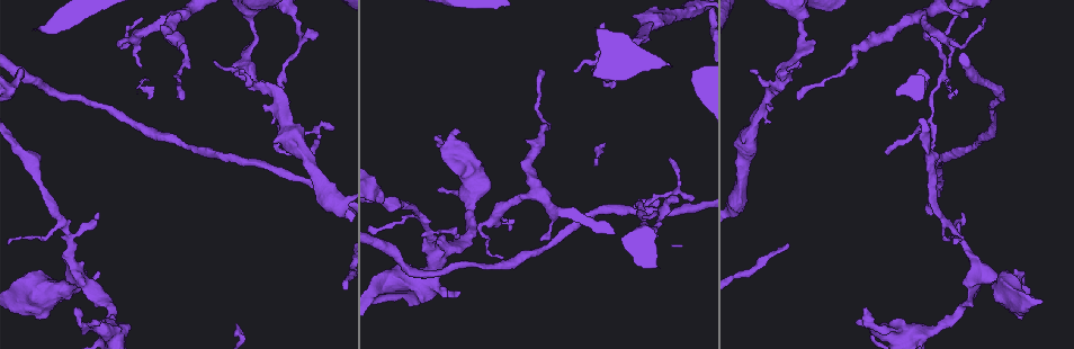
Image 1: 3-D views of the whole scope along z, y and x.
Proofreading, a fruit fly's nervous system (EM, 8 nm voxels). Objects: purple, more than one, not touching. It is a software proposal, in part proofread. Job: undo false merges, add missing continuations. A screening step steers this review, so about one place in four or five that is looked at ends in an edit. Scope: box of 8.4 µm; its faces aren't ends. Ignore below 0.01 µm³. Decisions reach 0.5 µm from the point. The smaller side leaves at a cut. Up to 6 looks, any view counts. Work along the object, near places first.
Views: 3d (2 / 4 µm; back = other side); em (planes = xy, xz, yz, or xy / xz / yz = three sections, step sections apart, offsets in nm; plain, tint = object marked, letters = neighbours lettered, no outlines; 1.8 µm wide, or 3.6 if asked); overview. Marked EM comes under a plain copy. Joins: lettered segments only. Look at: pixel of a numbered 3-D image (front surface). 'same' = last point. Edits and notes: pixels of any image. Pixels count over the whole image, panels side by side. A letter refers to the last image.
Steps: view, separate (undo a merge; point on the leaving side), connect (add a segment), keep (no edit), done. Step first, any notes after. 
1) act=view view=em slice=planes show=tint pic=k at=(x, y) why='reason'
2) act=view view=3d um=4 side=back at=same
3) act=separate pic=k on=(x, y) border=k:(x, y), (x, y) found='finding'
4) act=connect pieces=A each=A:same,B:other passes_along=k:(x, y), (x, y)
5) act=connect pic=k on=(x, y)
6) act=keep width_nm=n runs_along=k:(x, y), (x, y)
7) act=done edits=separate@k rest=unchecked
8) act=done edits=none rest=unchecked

act=view view=em slice=xz step=4 show=letters pic=1 at=(181, 99) why='tapers out'

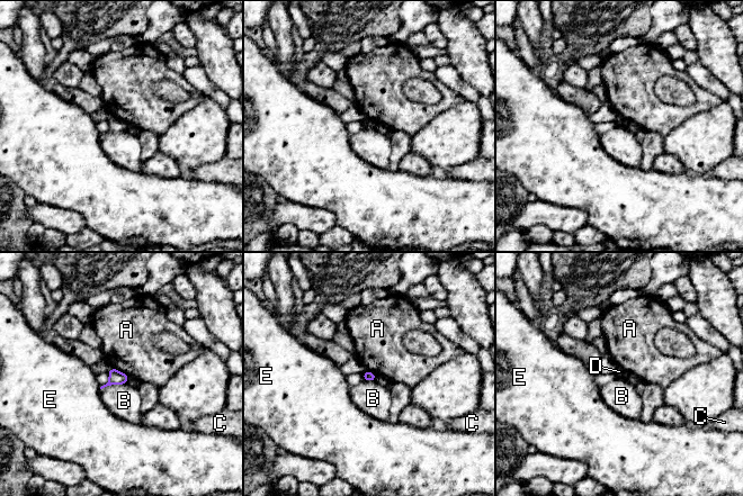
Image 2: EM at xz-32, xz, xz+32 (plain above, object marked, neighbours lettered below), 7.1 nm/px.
act=keep each=A:other,B:other,C:other,D:other,E:other border=2:(126, 382), (105, 386), (100, 389) found='none of them fits'

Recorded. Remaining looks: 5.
act=view view=3d um=4 side=back pic=1 at=(601, 24) why='free end'

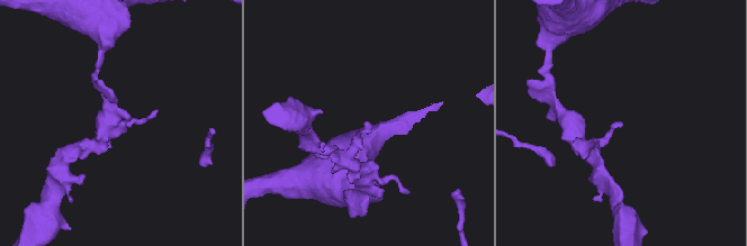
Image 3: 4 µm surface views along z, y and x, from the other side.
act=view view=em um=3.6 slice=yz step=16 show=letters pic=3 at=(367, 124) why='shape alone is not enough'

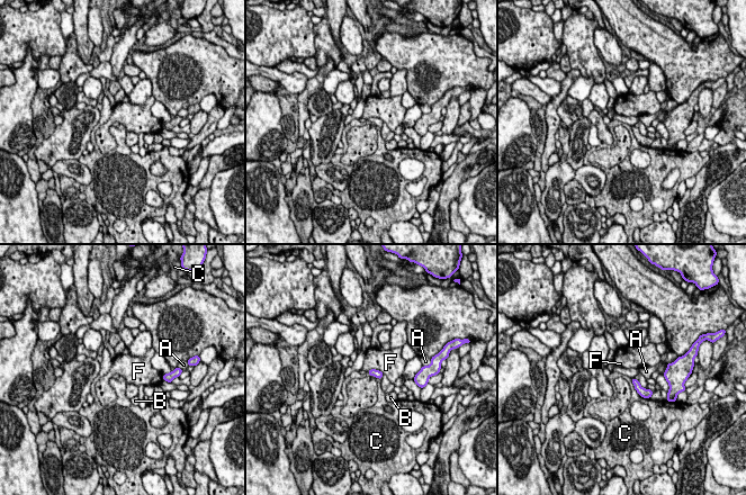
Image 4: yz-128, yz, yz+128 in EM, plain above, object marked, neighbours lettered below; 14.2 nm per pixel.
act=view view=em um=3.6 slice=planes show=letters at=same why='cut it another way'

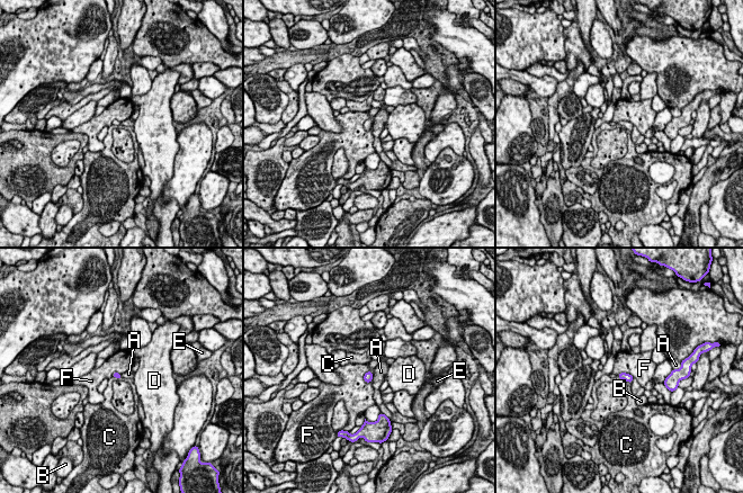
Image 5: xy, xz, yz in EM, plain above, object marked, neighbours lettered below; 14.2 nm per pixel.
act=keep each=A:other,B:other,C:other,D:other,E:other,F:other border=5:(370, 370), (364, 376), (366, 383) found='no lettered segment goes on from it'

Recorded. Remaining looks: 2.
act=view view=3d um=2 pic=1 at=(886, 150) why='free end'

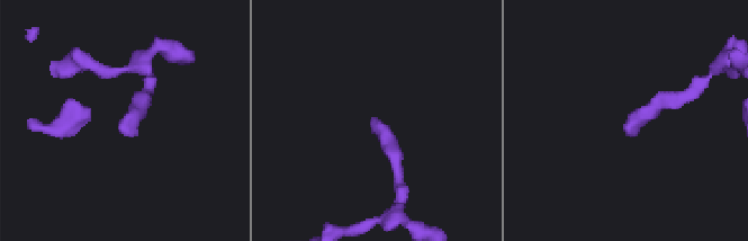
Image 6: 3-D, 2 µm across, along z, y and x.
act=view view=em slice=planes show=letters pic=6 at=(118, 125) why='now the EM'

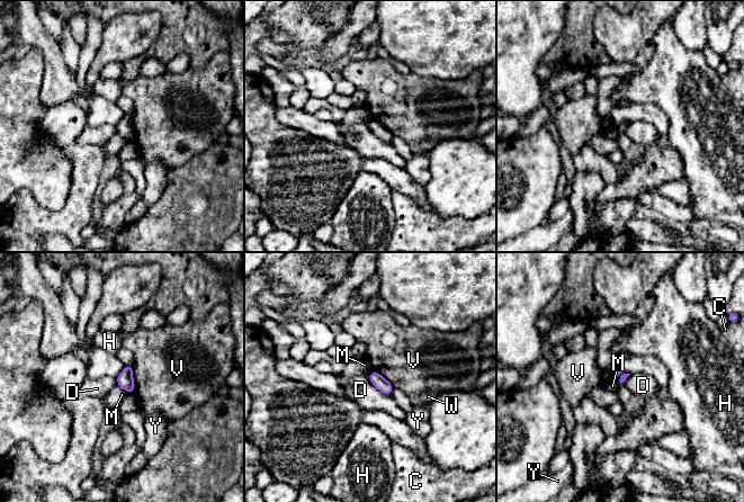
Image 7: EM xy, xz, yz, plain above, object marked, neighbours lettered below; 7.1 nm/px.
act=keep each=C:other,D:other,H:other,M:other,V:other,W:other,Y:other border=7:(367, 378), (379, 391), (390, 396) found='no lettered segment goes on from it'

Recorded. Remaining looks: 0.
act=done edits=none rest=unchecked

